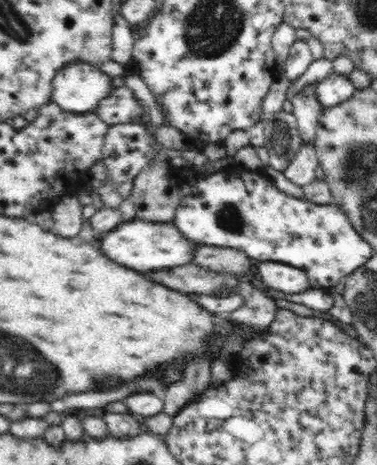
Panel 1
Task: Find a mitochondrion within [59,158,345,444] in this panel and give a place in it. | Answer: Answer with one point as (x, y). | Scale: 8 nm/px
(229, 217)

